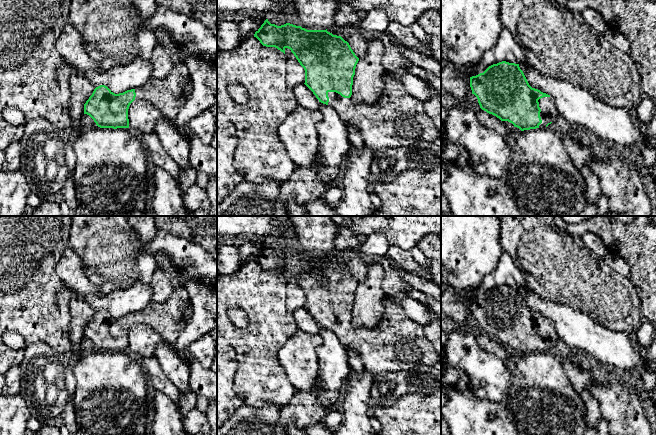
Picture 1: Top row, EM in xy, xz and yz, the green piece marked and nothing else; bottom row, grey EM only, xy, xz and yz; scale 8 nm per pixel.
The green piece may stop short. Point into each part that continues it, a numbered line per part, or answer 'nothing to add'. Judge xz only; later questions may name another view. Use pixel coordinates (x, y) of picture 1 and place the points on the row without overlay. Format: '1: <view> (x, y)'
1: xz (397, 343)

